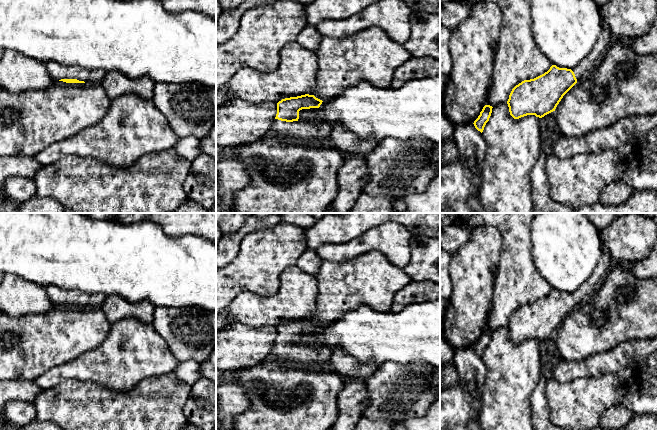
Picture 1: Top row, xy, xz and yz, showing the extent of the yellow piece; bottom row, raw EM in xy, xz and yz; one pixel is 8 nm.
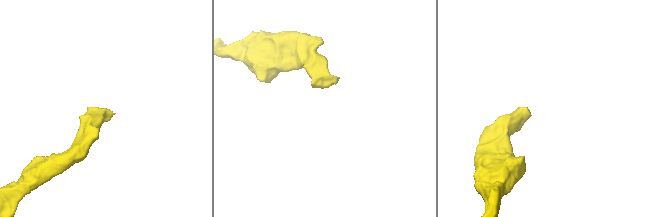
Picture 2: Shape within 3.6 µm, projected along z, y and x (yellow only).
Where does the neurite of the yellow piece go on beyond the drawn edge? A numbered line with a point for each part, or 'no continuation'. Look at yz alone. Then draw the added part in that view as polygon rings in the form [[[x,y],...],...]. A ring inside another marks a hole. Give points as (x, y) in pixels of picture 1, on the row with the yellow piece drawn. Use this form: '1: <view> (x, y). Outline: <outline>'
1: yz (599, 49). Outline: [[[601,17],[602,32],[598,37],[597,42],[592,48],[592,51],[587,57],[579,63],[572,71],[575,74],[577,81],[588,75],[593,69],[597,67],[604,54],[608,50],[607,45],[611,38],[609,27],[605,20]]]

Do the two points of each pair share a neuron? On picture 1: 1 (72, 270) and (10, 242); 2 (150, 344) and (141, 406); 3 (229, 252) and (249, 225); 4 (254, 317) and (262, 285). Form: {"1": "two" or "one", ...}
{"1": "one", "2": "two", "3": "one", "4": "two"}

